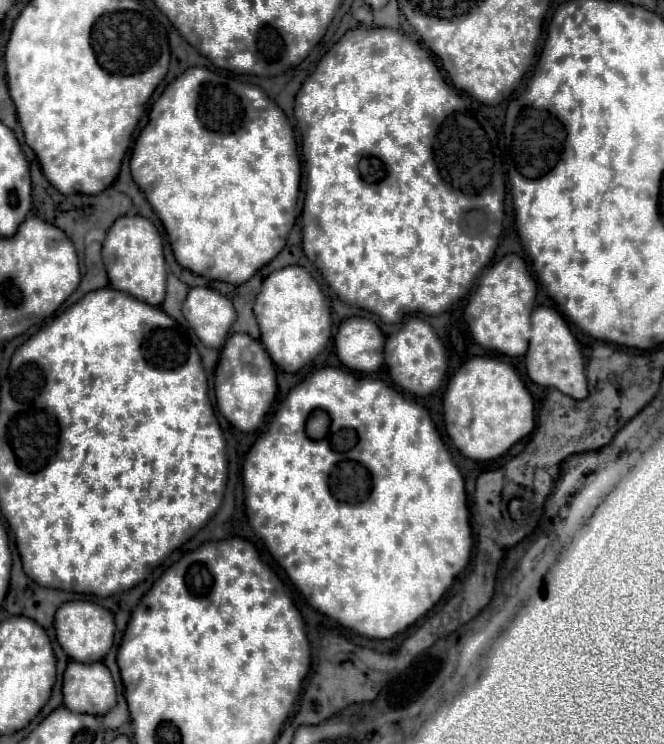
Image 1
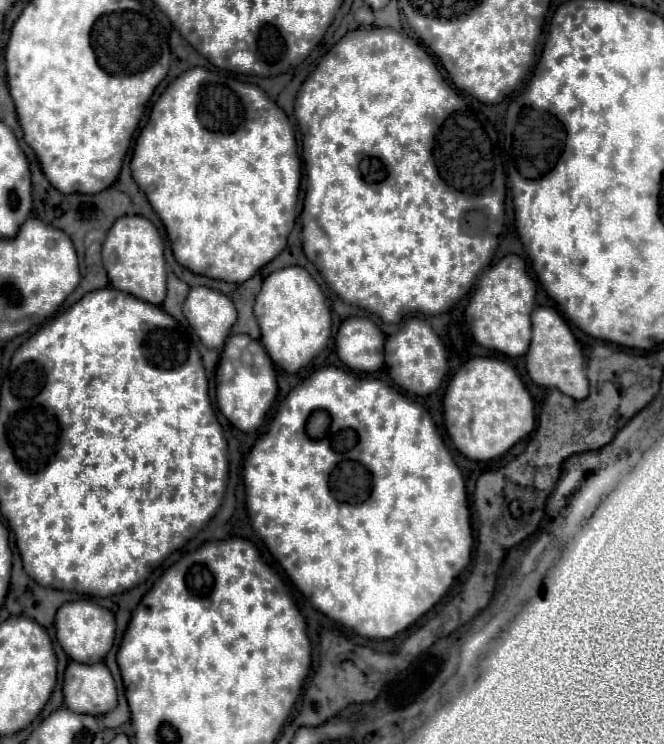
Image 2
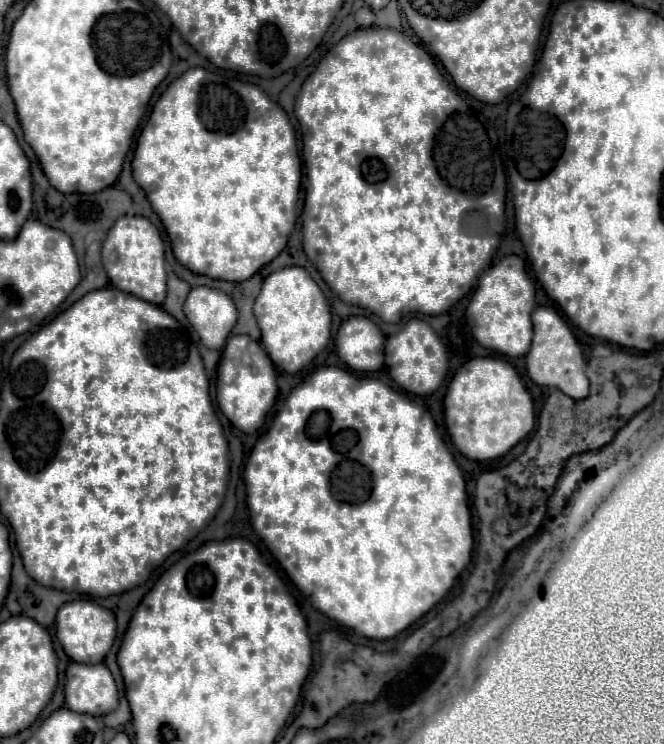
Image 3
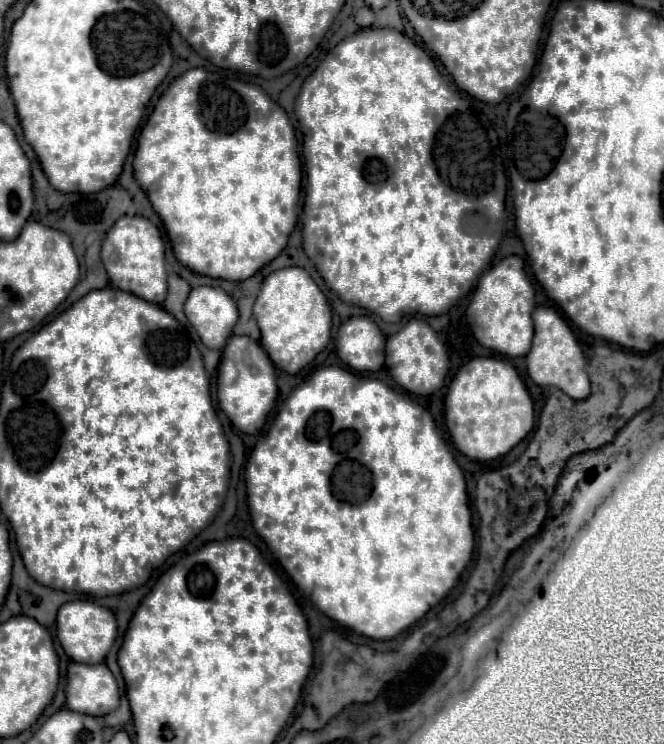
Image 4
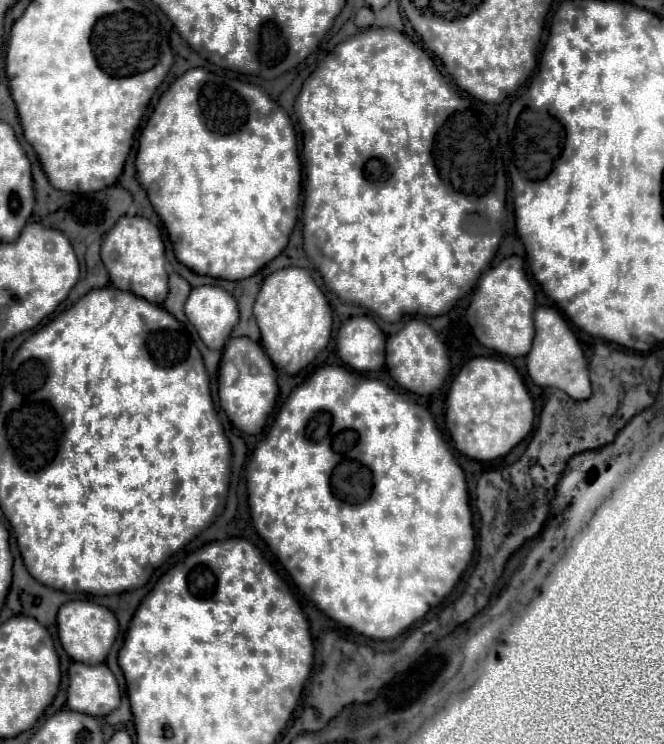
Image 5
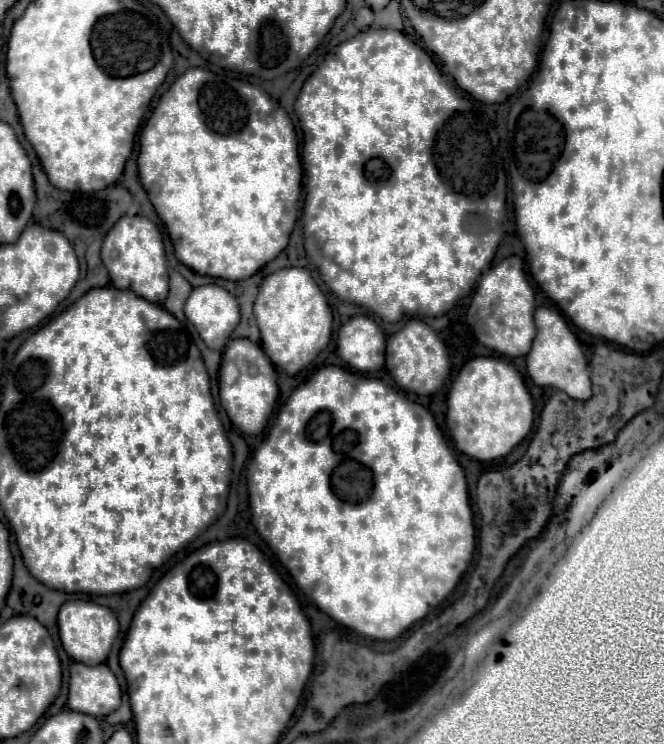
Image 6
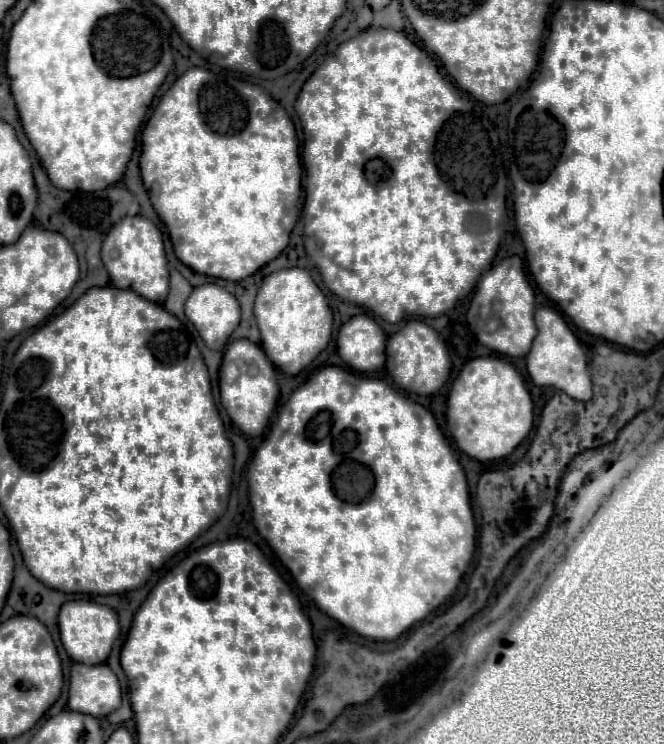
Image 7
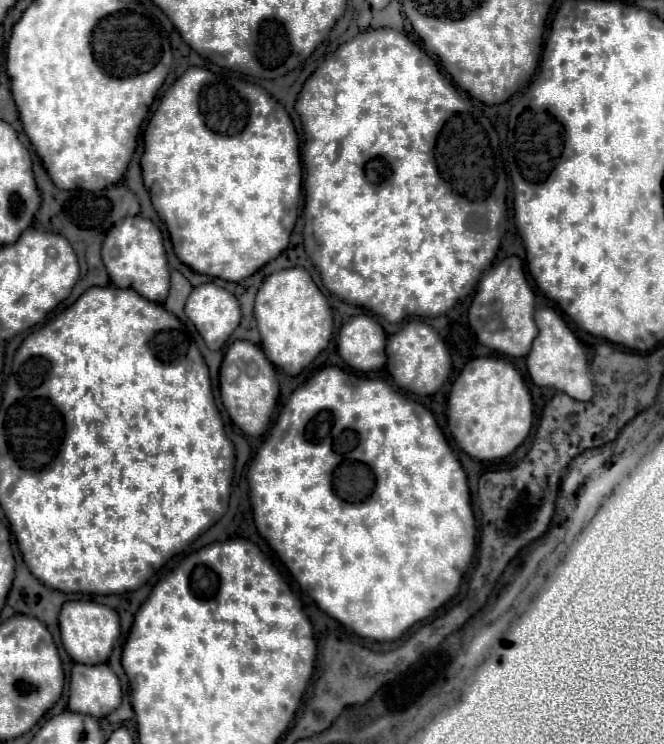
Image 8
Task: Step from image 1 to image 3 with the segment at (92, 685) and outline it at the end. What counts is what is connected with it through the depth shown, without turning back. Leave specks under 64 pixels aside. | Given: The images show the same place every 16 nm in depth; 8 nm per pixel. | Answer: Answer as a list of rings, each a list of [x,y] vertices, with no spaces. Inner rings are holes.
[[[78,664],[66,668],[66,708],[90,716],[104,716],[118,706],[118,690],[104,664]]]

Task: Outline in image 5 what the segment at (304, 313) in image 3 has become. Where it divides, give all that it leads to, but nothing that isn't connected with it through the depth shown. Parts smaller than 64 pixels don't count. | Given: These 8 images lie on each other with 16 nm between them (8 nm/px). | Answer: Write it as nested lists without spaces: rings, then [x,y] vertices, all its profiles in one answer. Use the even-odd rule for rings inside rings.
[[[282,268],[266,276],[254,302],[254,316],[262,334],[262,348],[274,366],[288,374],[298,374],[330,342],[332,310],[326,296],[304,268]]]

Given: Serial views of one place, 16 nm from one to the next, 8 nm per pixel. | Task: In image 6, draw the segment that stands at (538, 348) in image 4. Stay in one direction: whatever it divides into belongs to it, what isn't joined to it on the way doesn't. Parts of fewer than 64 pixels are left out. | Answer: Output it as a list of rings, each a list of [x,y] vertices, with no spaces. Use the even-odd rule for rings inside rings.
[[[538,308],[534,312],[534,322],[536,322],[536,338],[532,342],[532,350],[526,356],[526,366],[528,374],[538,386],[554,386],[558,390],[564,390],[570,398],[574,400],[588,400],[592,396],[590,388],[590,376],[588,376],[588,366],[586,366],[586,356],[568,328],[566,320],[560,316],[556,308]]]

